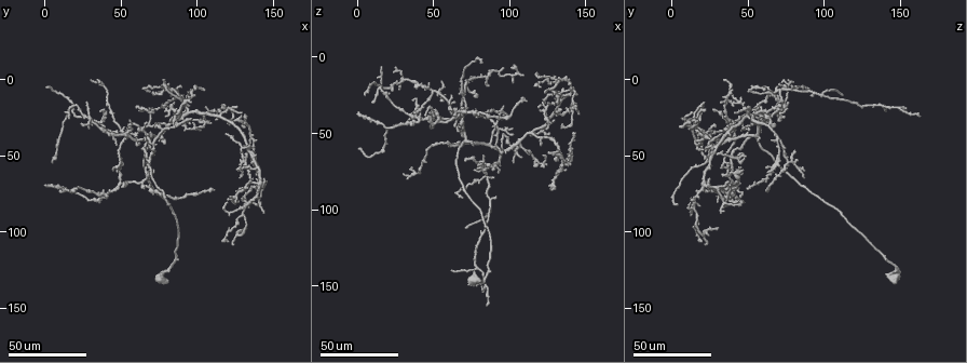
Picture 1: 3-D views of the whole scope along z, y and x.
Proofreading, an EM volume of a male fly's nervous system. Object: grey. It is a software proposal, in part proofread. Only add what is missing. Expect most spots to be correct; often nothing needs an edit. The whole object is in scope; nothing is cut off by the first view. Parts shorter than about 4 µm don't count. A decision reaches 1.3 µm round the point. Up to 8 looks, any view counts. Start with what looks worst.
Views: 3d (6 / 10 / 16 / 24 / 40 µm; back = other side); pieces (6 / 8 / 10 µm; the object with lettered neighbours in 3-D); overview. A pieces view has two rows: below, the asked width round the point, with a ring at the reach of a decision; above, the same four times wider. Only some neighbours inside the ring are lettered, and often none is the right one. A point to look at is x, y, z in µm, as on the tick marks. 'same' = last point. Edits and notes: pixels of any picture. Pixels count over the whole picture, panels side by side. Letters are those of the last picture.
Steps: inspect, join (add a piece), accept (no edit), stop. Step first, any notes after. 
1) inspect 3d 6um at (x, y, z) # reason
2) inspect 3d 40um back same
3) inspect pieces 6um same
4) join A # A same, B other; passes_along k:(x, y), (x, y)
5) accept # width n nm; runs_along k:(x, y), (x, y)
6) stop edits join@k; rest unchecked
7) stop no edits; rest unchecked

inspect 3d 40um at (72, 10, 112) # thin end

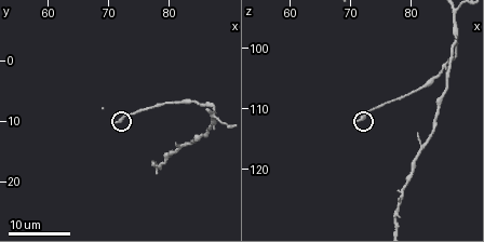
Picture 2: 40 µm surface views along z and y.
inspect pieces 6um at (71.5, 10.0, 112.0)

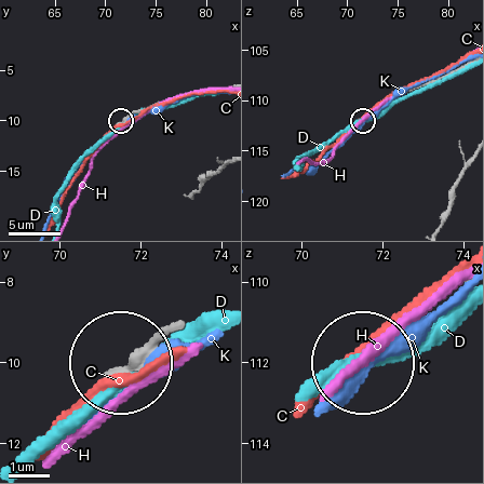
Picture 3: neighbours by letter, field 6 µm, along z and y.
accept # width 150 nm; C other, D other, H other, K other; none of them fits

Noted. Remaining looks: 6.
inspect 3d 24um at (146, 68, 38) # free end

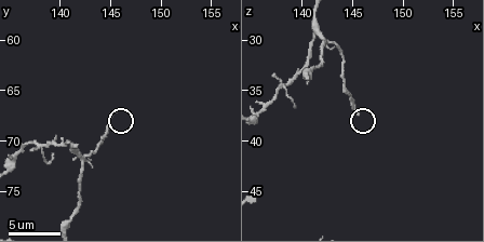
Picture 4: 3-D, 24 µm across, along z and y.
inspect pieces 8um at (145.4, 67.0, 37.0)

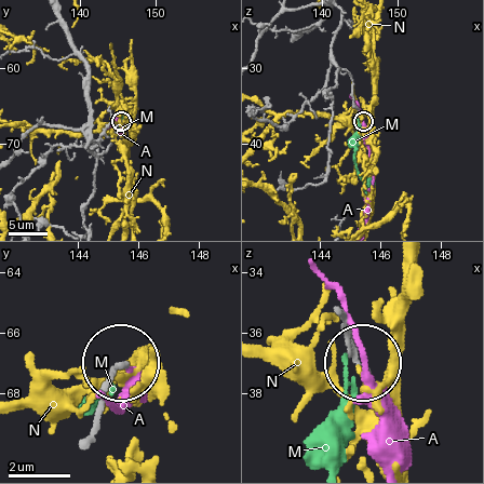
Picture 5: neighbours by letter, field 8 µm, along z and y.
accept # A other, M other, N other; runs_along 5:(90, 430), (118, 363); none of them fits

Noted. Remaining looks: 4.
inspect 3d 40um at (120, 36, 32) # tapers out

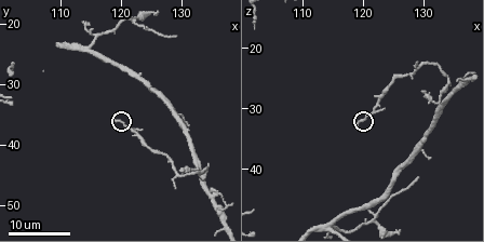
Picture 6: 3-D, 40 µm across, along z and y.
inspect pieces 8um at (119.0, 36.0, 33.0) # see the neighbours

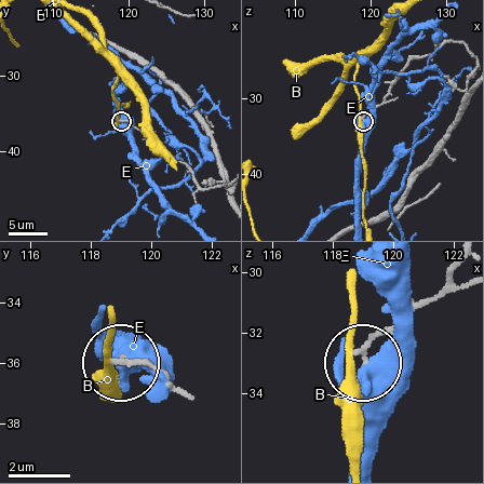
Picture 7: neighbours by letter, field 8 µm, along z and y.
accept # B other, E other; runs_along 7:(461, 263), (379, 335), (364, 361); no lettered piece goes on from it

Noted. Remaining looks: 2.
inspect 3d 24um at (126, 18, 50) # branch stops here

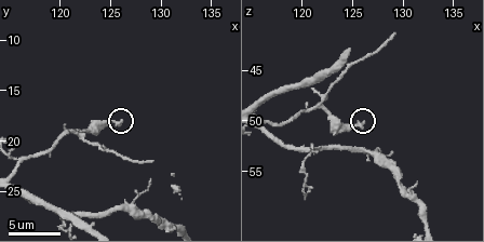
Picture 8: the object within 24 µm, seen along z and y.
inspect pieces 6um at (126.0, 18.0, 50.2)

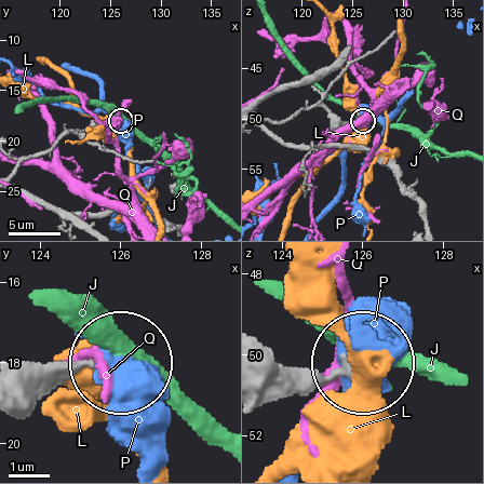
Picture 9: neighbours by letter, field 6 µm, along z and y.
accept # J other, L other, P other, Q other; no lettered piece goes on from it

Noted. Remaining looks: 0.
stop no edits; rest unchecked

